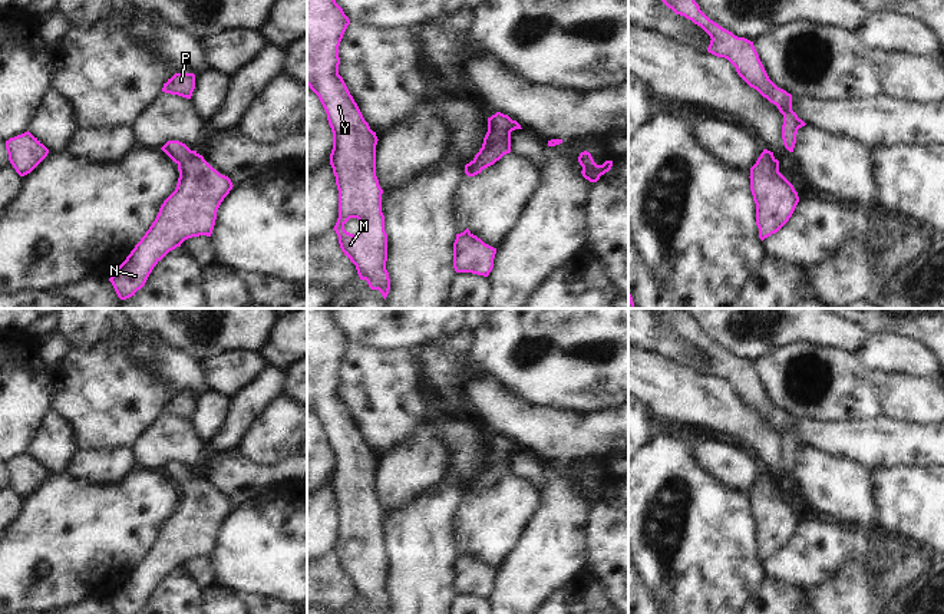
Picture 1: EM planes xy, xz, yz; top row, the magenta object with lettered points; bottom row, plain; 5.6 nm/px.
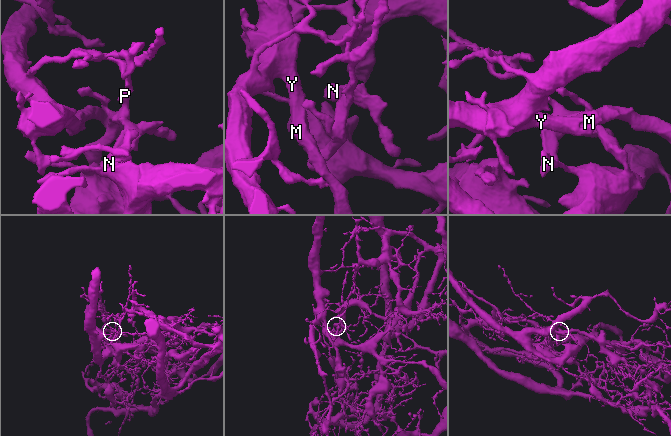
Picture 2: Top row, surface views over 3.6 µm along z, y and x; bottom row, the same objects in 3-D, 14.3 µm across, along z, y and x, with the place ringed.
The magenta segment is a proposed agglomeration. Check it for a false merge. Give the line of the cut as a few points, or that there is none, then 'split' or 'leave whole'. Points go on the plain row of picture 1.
cut none; leave whole

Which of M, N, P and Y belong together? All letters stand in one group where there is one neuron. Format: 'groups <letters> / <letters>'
groups M N P Y

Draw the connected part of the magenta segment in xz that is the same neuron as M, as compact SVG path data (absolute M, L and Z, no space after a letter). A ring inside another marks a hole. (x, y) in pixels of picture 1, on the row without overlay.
M307 308L307 406L318 417L333 453L330 486L339 511L339 539L333 551L339 558L341 572L356 587L360 601L366 601L372 611L389 614L387 555L382 534L383 511L376 498L379 460L339 396L339 367L349 346L350 341L336 324L331 308ZM350 539L360 542L360 551L354 557L344 551Z

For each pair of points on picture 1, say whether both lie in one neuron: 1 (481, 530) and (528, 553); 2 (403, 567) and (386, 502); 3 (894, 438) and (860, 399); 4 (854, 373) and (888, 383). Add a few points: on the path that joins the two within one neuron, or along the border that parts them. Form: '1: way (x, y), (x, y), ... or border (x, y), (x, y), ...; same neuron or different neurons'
1: border (531, 517), (518, 541), (499, 563); different neurons
2: border (419, 494), (402, 505), (383, 512); different neurons
3: border (884, 415), (875, 419), (844, 422); different neurons
4: border (872, 372), (872, 389), (884, 411); different neurons

